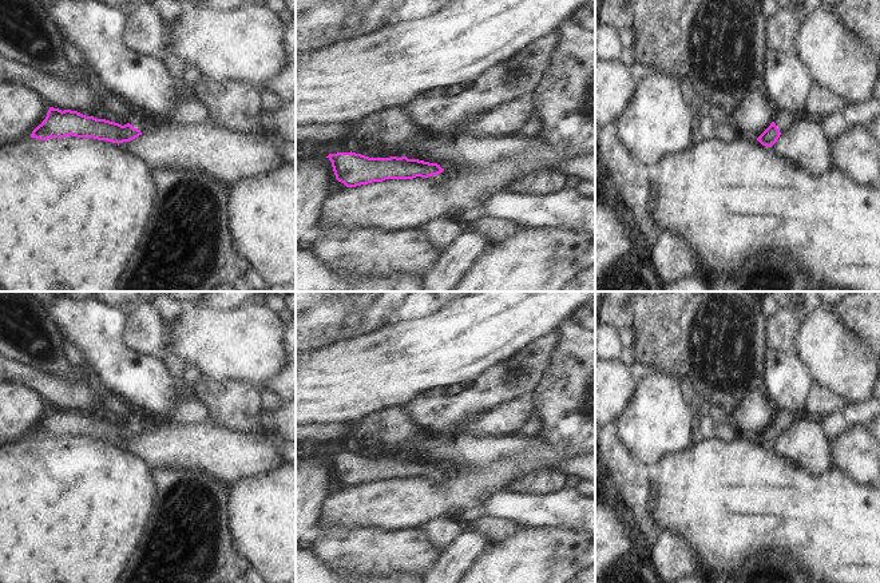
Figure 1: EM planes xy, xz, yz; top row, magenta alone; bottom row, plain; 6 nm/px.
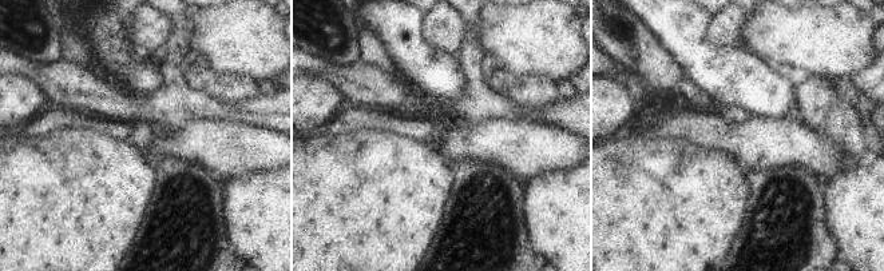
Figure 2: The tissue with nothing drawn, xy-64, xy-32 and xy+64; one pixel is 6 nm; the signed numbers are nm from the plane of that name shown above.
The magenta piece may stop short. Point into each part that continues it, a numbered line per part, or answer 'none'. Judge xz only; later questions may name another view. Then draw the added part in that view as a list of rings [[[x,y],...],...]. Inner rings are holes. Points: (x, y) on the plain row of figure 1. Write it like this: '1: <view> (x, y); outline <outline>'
1: xz (439, 479); outline [[[443,472],[428,476],[427,479],[429,479],[432,483],[436,483],[436,484],[441,484],[441,485],[447,484],[447,477],[443,475]]]

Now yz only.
1: yz (784, 419); outline [[[781,409],[773,421],[776,423],[777,428],[782,433],[790,424],[797,421],[800,417],[801,413]]]

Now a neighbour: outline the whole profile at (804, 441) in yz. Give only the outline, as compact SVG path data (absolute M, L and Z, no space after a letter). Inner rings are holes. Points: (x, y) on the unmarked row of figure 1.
M805 413L780 435L772 448L780 456L798 463L816 475L833 465L831 440L821 423Z

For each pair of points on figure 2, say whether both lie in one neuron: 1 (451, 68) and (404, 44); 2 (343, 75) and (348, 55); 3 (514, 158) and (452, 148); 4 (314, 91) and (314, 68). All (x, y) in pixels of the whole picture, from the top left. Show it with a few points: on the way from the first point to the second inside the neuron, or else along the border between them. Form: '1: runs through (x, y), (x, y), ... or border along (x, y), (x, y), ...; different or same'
1: runs through (439, 68), (428, 68), (416, 56); same
2: border along (316, 55), (345, 66), (355, 66), (360, 62); different
3: runs through (499, 148), (467, 148); same
4: border along (305, 75), (326, 78), (341, 91); different

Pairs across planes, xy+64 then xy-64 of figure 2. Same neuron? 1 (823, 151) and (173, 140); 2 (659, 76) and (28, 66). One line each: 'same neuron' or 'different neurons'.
1: same neuron
2: different neurons

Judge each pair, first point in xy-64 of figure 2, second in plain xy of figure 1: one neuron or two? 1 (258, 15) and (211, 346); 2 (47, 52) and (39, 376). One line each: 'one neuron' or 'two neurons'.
1: one neuron
2: two neurons

